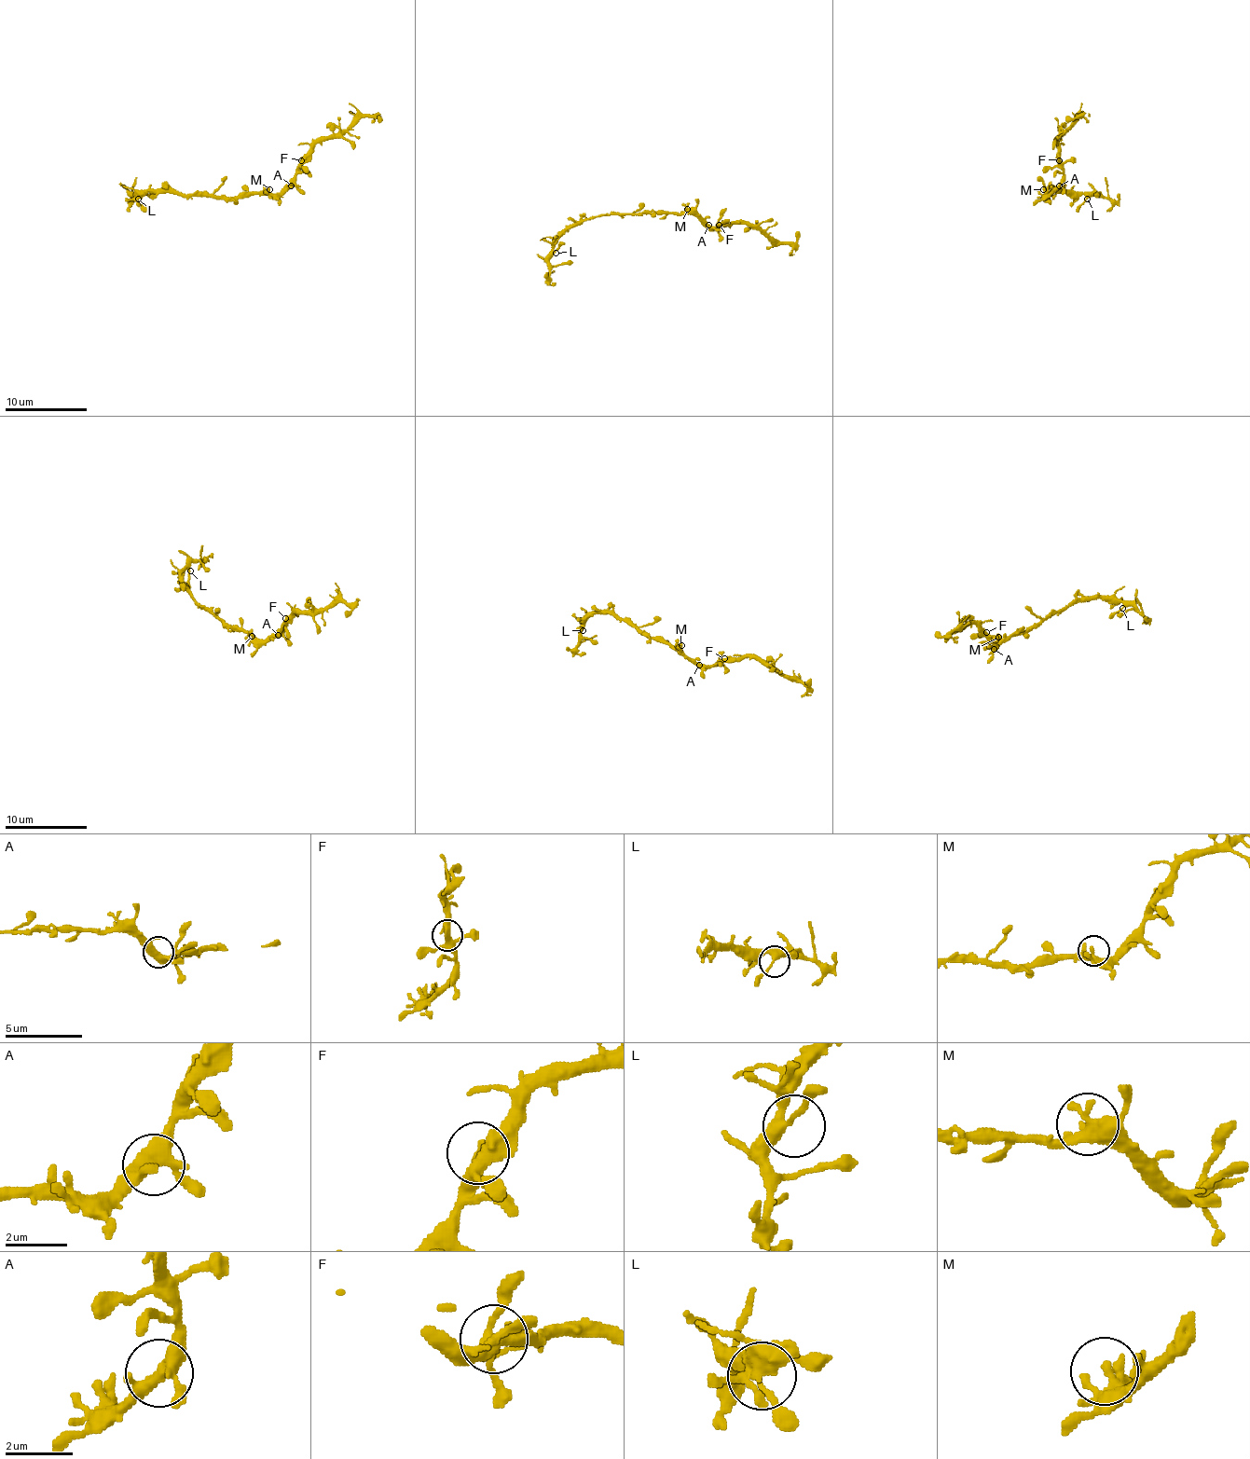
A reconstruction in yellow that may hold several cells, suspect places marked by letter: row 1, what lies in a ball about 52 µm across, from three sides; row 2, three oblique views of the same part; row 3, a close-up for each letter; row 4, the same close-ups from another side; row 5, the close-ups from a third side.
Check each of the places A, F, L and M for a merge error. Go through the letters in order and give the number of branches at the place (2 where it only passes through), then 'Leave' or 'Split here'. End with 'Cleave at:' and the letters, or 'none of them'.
A: Branches: 4. Leave
F: Branches: 4. Leave
L: Branches: 3. Leave
M: Branches: 5. Leave
Cleave at: none of them

